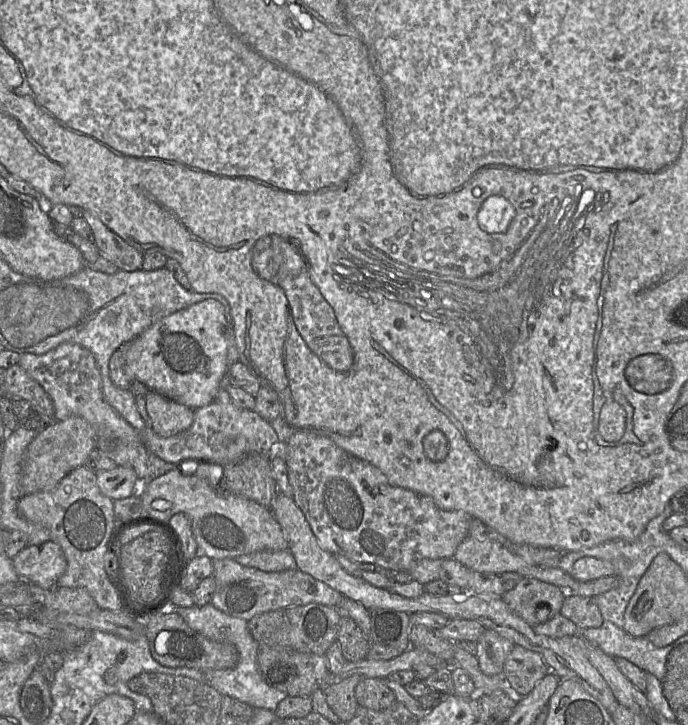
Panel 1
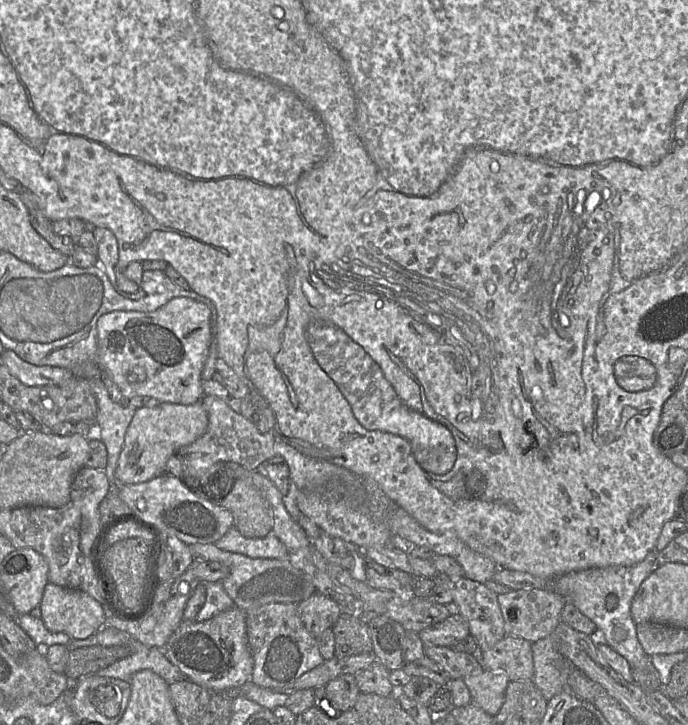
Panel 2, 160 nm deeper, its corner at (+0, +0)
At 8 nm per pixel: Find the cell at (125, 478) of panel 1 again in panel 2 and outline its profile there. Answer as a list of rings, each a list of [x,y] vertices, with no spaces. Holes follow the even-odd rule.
[[[201,401],[190,405],[159,403],[154,407],[139,407],[125,433],[124,446],[116,468],[116,481],[119,485],[138,484],[162,475],[168,459],[176,455],[180,448],[201,437],[207,426],[208,416]]]

